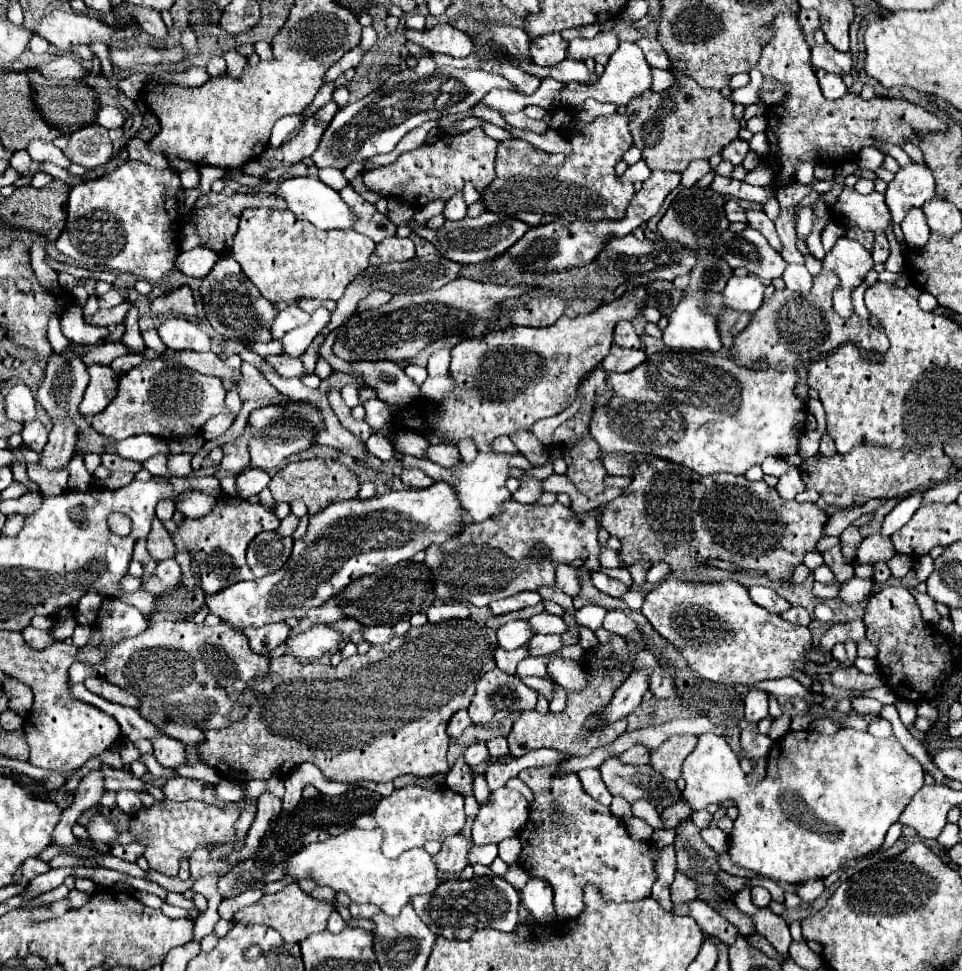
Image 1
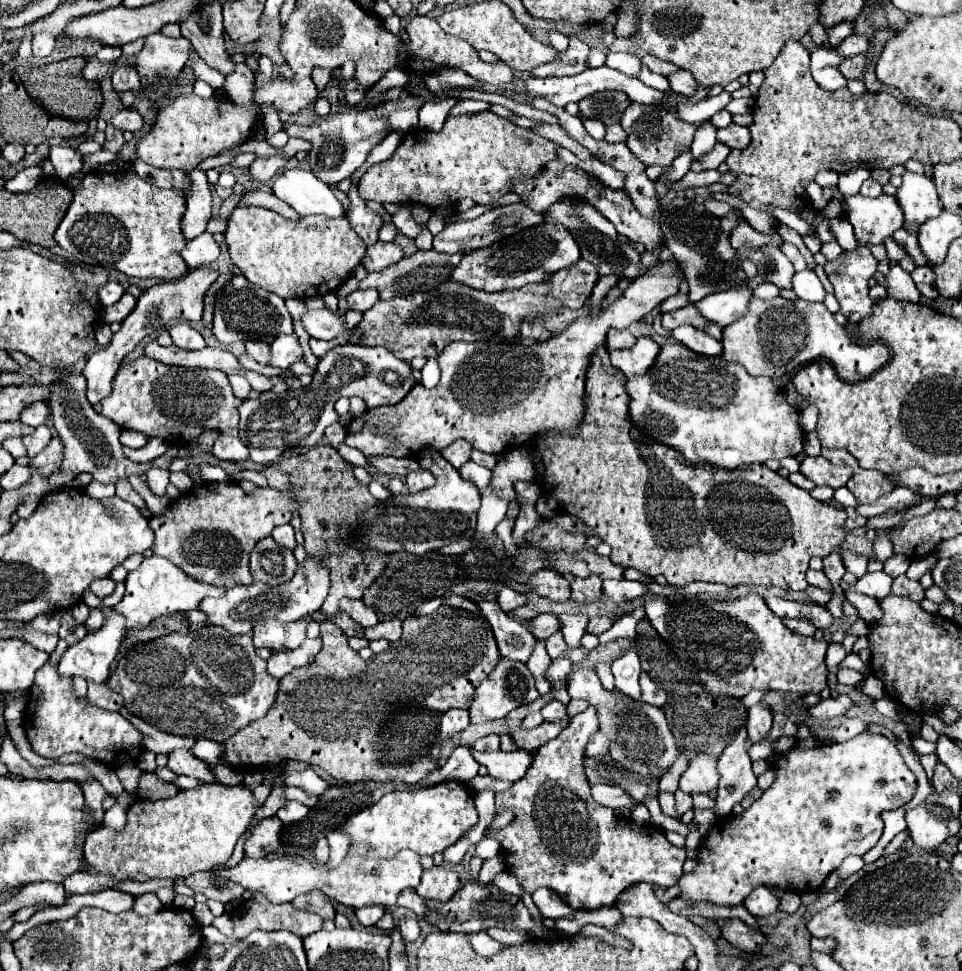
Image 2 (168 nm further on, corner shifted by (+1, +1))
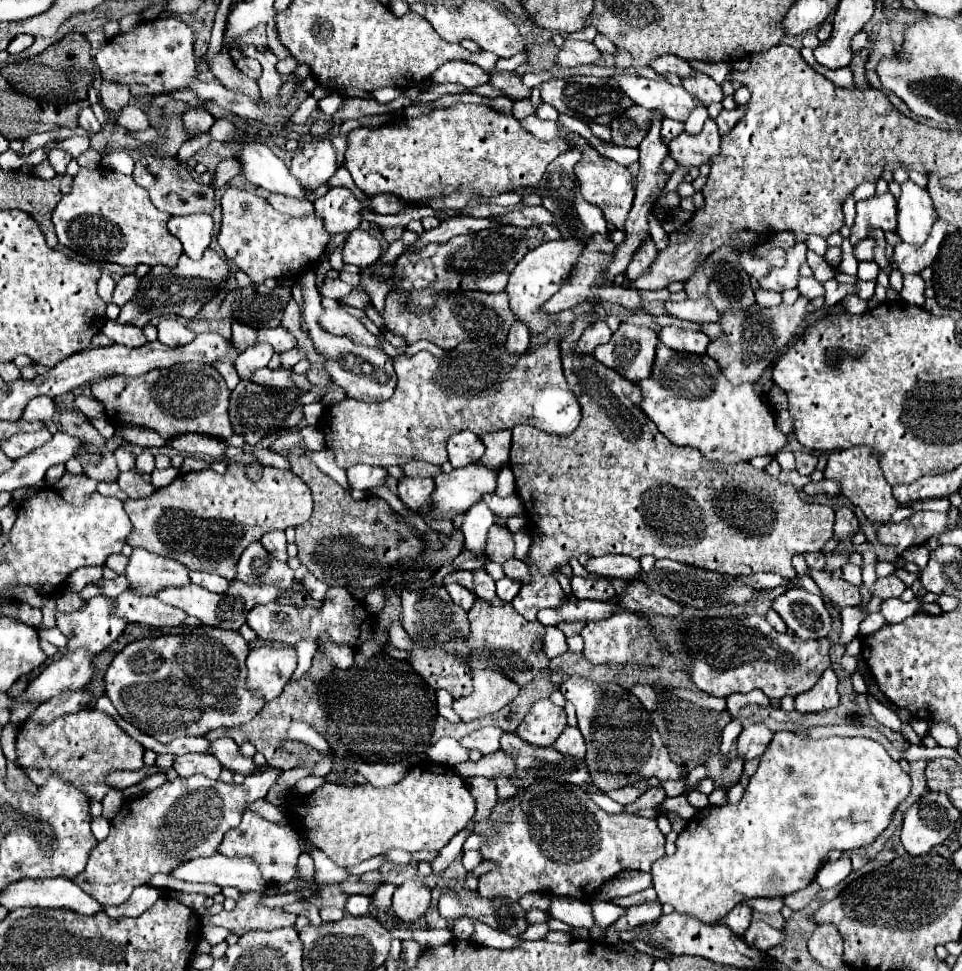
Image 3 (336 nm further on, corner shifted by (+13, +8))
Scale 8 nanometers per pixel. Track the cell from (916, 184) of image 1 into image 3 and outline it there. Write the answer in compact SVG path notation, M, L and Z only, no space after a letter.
M911 179L901 183L901 195L897 199L897 211L899 211L897 235L903 241L913 243L913 245L925 243L925 239L929 237L931 225L937 217L927 189L919 187Z

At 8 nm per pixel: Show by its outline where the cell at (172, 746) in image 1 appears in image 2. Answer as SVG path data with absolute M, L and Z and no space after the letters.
M189 750L171 752L171 754L169 754L169 764L167 764L167 768L171 768L175 774L193 776L193 778L201 780L203 784L213 784L213 782L217 782L215 774L211 772L211 766L205 764L203 760L195 758Z

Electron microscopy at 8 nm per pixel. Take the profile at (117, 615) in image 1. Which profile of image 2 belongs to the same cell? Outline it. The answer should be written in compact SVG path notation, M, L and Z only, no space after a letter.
M85 590L83 592L83 602L87 606L97 606L97 608L103 608L105 612L105 622L103 626L95 632L95 634L89 634L85 640L81 640L79 644L75 646L69 646L69 650L63 654L61 662L59 662L59 676L81 676L85 680L93 680L97 684L105 684L105 680L109 678L109 668L111 668L111 662L115 660L117 656L117 650L121 646L121 640L123 640L123 634L125 634L125 618L123 616L117 616L117 612L113 612L113 608L105 608L101 604L101 598L97 598L91 590Z

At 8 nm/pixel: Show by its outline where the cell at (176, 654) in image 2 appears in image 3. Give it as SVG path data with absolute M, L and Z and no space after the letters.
M221 629L221 643L199 631L193 631L189 635L161 635L153 639L139 639L129 643L119 655L113 657L105 673L105 695L111 699L123 719L161 743L169 743L171 739L181 735L203 737L213 729L237 727L251 721L265 705L261 697L249 693L249 689L245 687L247 655L249 645L239 631Z

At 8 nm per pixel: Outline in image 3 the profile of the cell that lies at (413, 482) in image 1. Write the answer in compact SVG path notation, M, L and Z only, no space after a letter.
M403 477L403 479L399 479L399 499L409 509L415 509L415 511L431 501L433 489L435 489L435 483L429 477Z

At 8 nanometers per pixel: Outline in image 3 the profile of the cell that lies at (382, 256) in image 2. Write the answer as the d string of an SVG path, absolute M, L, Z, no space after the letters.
M363 229L349 233L349 237L345 241L345 249L343 249L345 263L353 263L357 267L369 267L369 265L377 263L381 259L381 255L383 255L381 245L371 233L367 233Z

